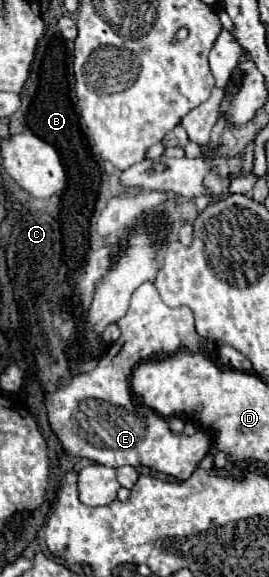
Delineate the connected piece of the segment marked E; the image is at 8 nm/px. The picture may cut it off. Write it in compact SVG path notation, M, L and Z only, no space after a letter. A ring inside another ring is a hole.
M143 282L131 296L131 304L123 320L119 320L121 336L111 354L103 356L95 370L75 374L53 390L45 392L45 406L49 426L57 434L65 452L99 462L103 466L149 466L157 472L187 480L197 464L207 456L211 448L211 436L205 430L197 430L193 436L175 434L169 430L165 418L157 416L151 408L135 402L129 376L133 368L147 360L169 356L181 348L203 352L199 348L199 334L193 326L193 312L187 306L169 308L161 298L153 282Z

